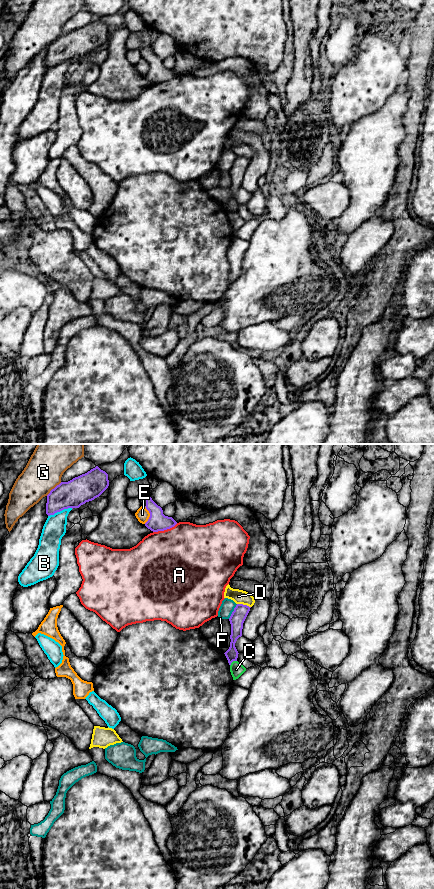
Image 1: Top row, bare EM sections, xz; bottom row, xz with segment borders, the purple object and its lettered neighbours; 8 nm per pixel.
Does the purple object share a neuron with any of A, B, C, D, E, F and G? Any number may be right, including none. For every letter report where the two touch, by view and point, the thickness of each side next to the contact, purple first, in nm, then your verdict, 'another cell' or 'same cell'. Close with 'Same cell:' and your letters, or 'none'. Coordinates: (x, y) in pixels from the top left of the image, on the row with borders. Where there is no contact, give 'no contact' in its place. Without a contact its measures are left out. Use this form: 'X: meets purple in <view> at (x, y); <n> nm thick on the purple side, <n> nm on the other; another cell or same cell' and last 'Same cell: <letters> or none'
A: meets purple in xz at (165, 529); 150 nm thick on the purple side, 500 nm on the other; another cell
B: meets purple in xz at (60, 510); 220 nm thick on the purple side, 180 nm on the other; another cell
C: meets purple in xz at (232, 661); 100 nm thick on the purple side, 110 nm on the other; another cell
D: meets purple in xz at (244, 605); 120 nm thick on the purple side, 110 nm on the other; another cell
E: meets purple in xz at (150, 515); 150 nm thick on the purple side, 110 nm on the other; another cell
F: meets purple in xz at (233, 611); 120 nm thick on the purple side, 110 nm on the other; another cell
G: meets purple in xz at (54, 488); 220 nm thick on the purple side, 300 nm on the other; another cell
Same cell: none

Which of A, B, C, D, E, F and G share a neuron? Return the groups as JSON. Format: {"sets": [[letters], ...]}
{"sets": [["A"], ["B"], ["C"], ["D"], ["E"], ["F"], ["G"]]}

